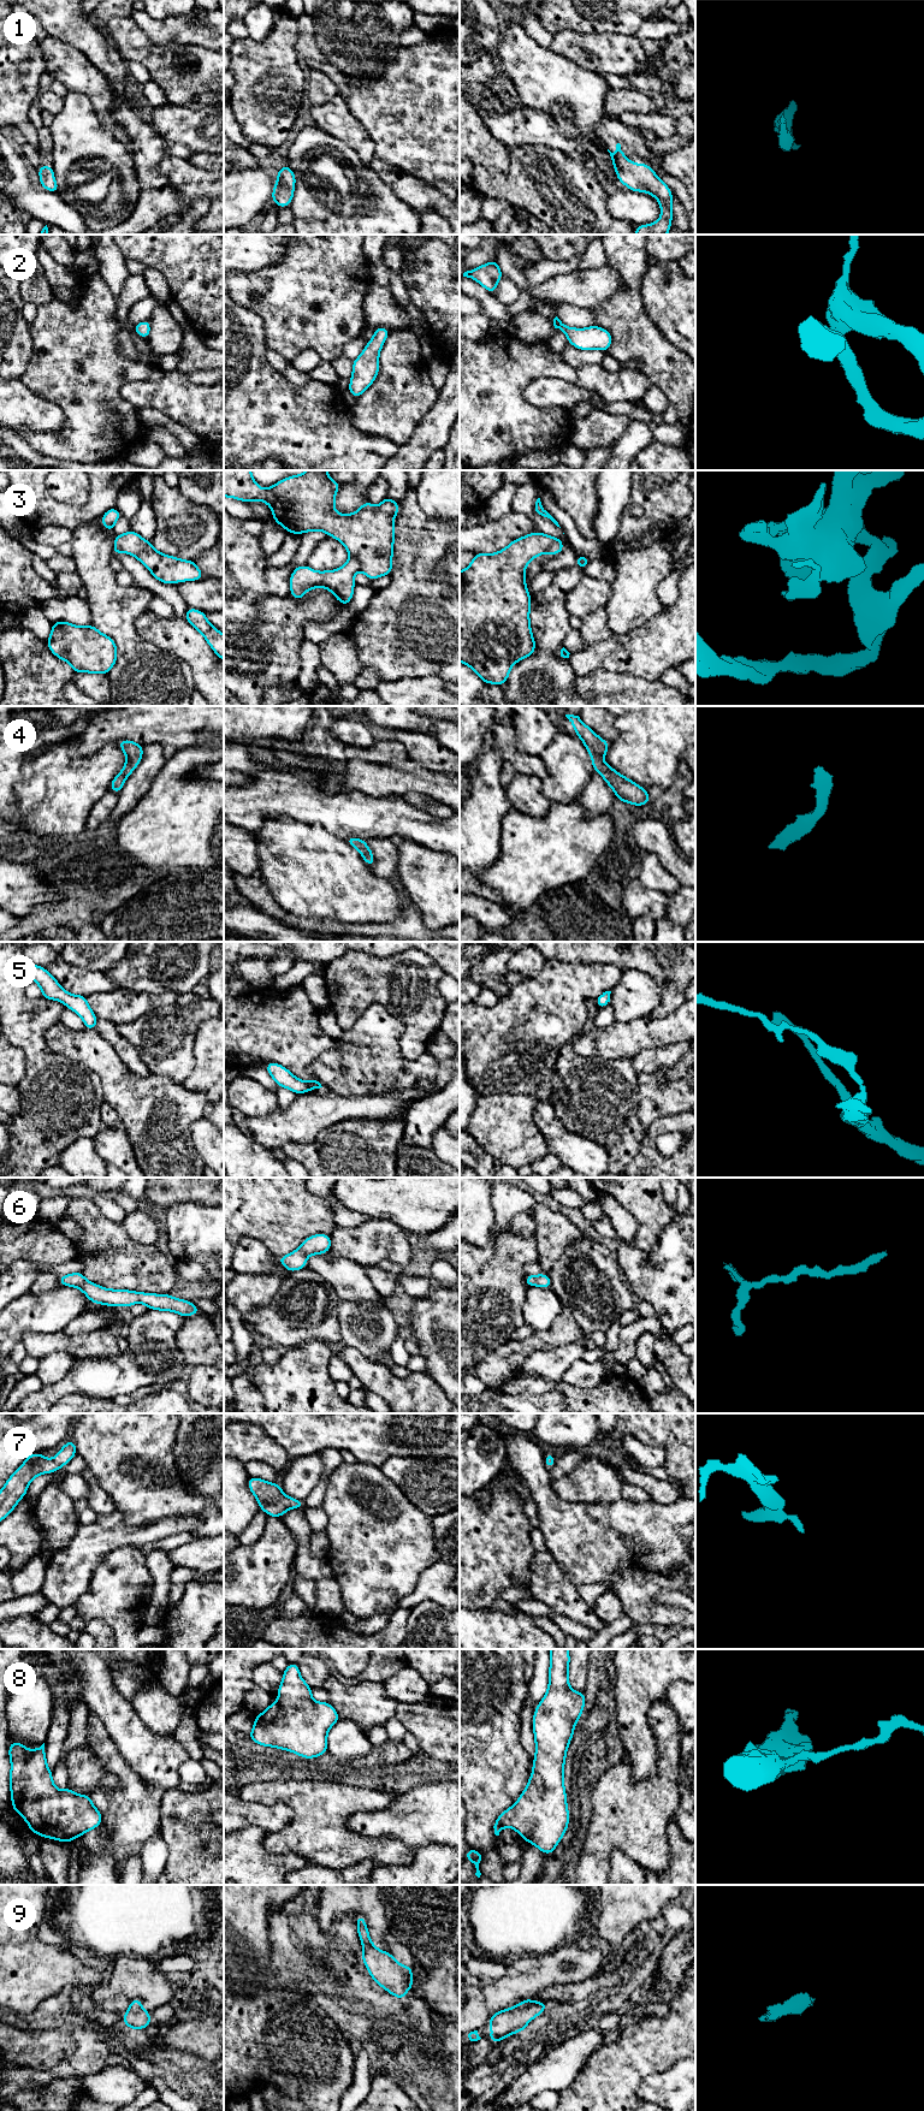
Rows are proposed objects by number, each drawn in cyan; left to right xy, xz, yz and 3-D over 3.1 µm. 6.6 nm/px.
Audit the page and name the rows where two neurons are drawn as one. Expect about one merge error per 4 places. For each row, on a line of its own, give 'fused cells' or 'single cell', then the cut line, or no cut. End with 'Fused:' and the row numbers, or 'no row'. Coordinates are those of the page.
1: single cell; no cut
2: single cell; no cut
3: fused cells; cut in xz along (350, 556), (359, 562), (360, 569)
4: single cell; no cut
5: single cell; no cut
6: single cell; no cut
7: single cell; no cut
8: single cell; no cut
9: single cell; no cut
Fused: 3

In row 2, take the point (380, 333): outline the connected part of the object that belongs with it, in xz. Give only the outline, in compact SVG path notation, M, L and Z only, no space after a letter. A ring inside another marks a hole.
M378 327L361 355L353 361L353 375L348 391L357 399L375 380L379 373L379 354L390 330Z

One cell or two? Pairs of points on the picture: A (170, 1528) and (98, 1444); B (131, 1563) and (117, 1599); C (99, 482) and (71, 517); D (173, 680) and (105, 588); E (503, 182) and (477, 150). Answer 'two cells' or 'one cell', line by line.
A: two cells
B: one cell
C: one cell
D: one cell
E: two cells

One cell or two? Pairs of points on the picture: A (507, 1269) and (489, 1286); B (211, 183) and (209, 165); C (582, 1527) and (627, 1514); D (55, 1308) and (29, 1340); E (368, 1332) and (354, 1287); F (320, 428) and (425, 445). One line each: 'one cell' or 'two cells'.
A: one cell
B: two cells
C: one cell
D: two cells
E: two cells
F: two cells

